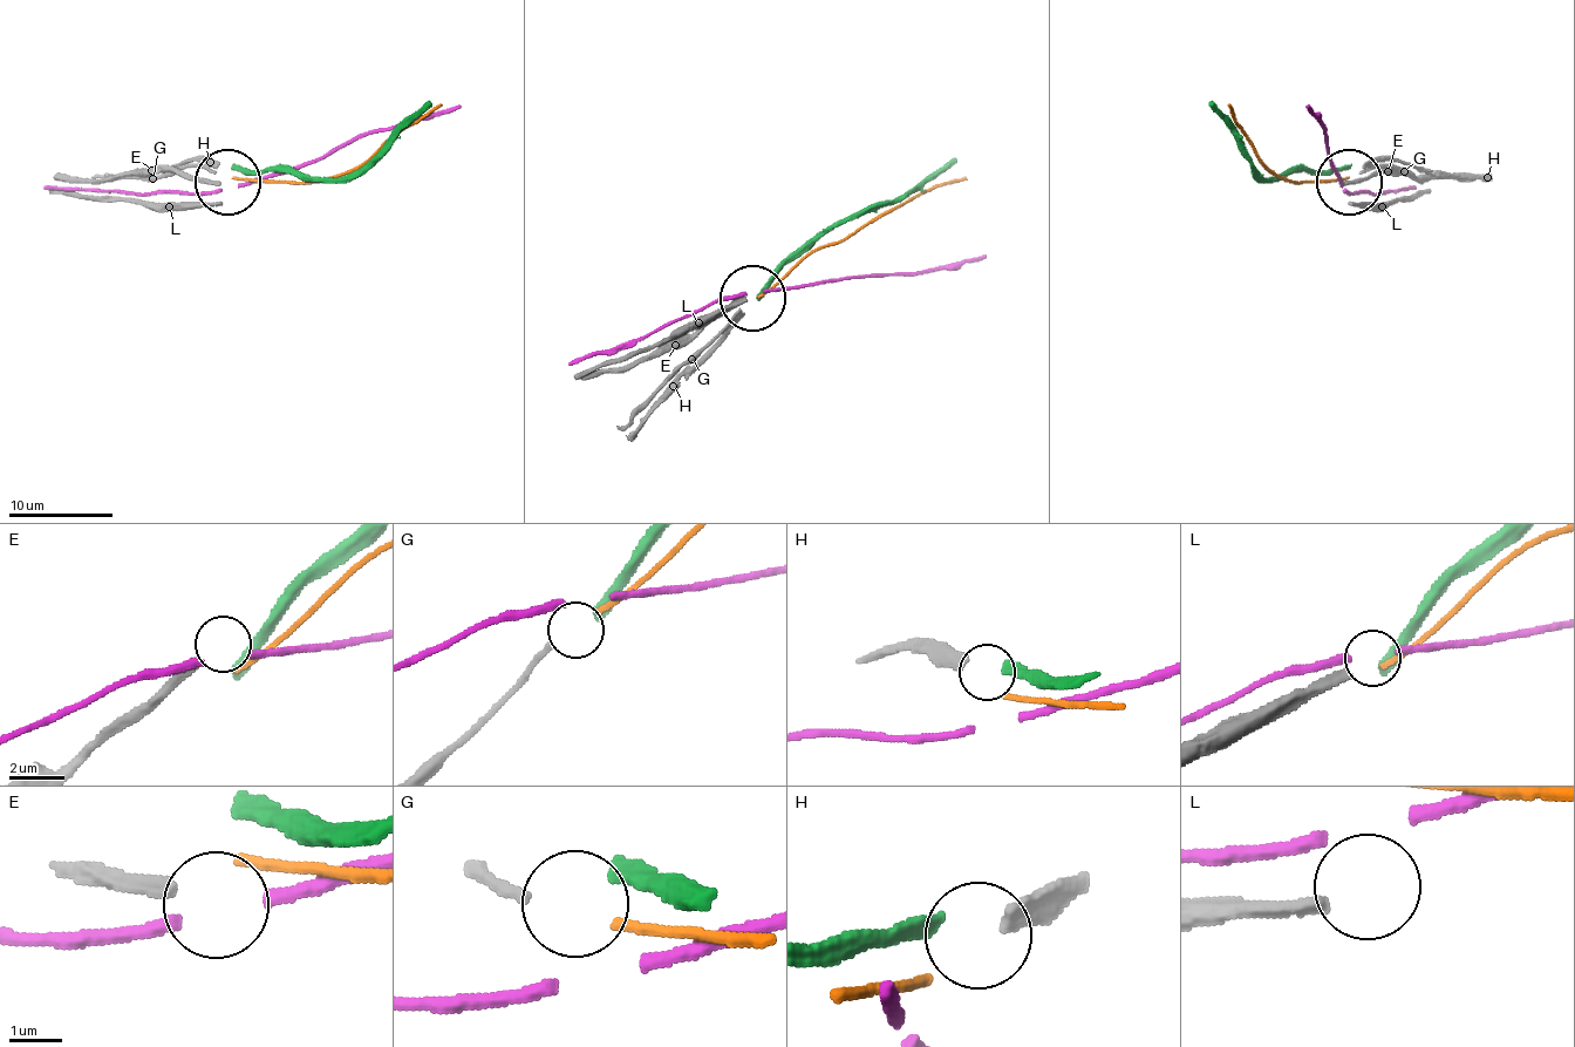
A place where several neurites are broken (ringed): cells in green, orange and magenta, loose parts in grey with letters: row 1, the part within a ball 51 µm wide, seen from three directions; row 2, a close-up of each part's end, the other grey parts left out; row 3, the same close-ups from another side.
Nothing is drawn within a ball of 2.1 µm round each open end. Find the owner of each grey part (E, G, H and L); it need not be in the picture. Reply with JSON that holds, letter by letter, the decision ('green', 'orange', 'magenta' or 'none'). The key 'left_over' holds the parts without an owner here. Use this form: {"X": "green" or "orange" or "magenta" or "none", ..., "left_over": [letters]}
{"E": "none", "G": "orange", "H": "green", "L": "none", "left_over": ["E", "L"]}

